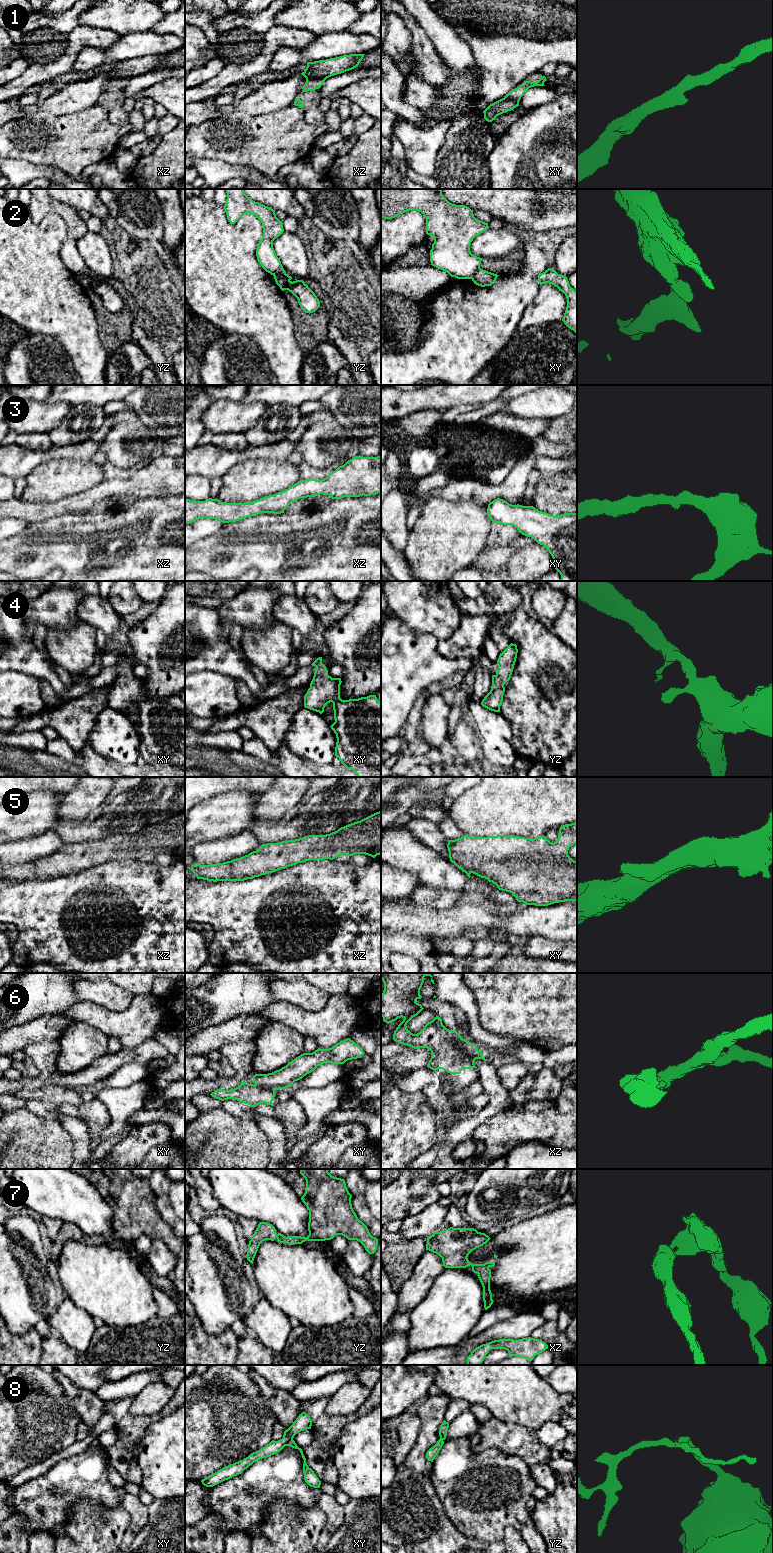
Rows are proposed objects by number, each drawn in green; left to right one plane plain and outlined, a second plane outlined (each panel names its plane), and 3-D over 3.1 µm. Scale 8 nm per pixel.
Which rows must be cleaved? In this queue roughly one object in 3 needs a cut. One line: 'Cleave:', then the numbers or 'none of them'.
Cleave: 2, 6, 8

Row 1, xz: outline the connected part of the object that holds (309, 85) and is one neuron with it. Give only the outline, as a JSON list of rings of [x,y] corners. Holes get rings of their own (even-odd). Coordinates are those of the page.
[[[350,54],[326,60],[307,62],[306,69],[301,73],[306,78],[301,93],[319,89],[327,78],[356,68],[364,55]]]

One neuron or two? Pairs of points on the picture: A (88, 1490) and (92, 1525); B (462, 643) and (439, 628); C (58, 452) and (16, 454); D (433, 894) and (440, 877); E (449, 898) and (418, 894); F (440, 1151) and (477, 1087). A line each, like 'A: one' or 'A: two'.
A: two
B: two
C: one
D: two
E: one
F: two

